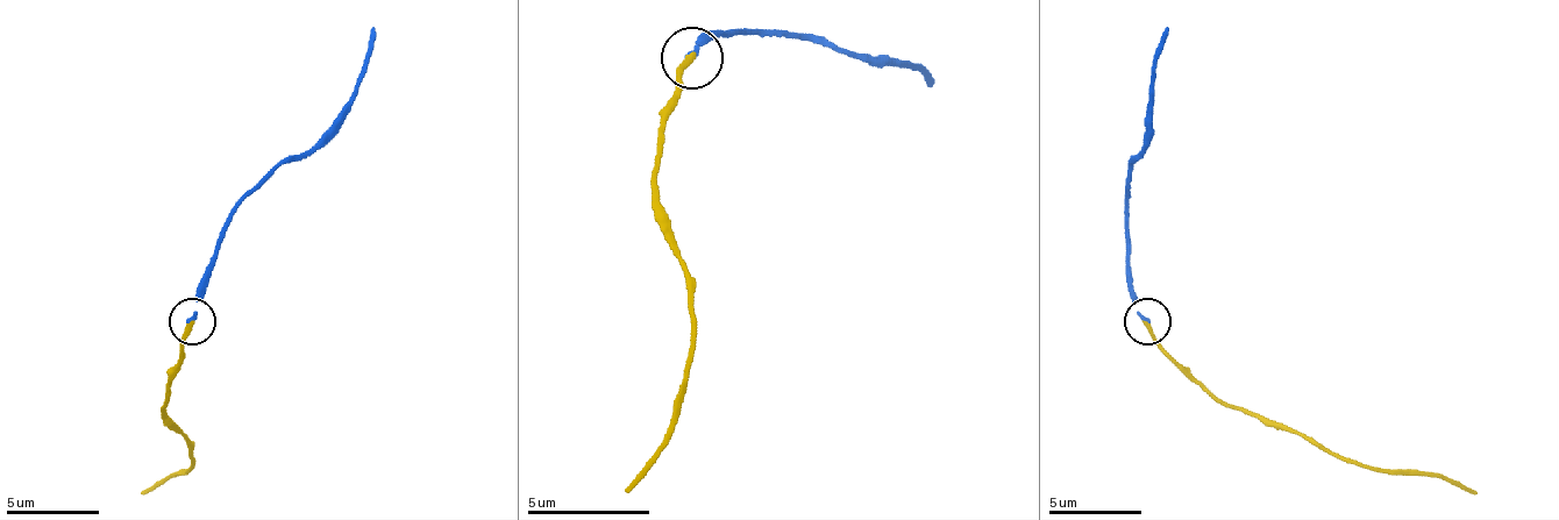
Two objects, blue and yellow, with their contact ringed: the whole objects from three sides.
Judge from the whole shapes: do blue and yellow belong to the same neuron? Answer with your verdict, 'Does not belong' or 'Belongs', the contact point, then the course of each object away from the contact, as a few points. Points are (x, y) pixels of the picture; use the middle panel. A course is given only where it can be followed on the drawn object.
Belongs. Place: (692, 58). Course of blue: (690, 57), (696, 38), (739, 31), (801, 31), (911, 63), (929, 87). Course of yellow: (690, 57), (678, 106), (654, 166), (666, 240), (690, 283), (690, 344), (671, 436), (623, 491)

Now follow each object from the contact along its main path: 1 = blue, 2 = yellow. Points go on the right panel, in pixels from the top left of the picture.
1: (1146, 322), (1132, 304), (1127, 173), (1146, 122), (1151, 80), (1169, 29)
2: (1146, 322), (1183, 369), (1230, 406), (1286, 425), (1365, 467), (1435, 471), (1476, 494)

